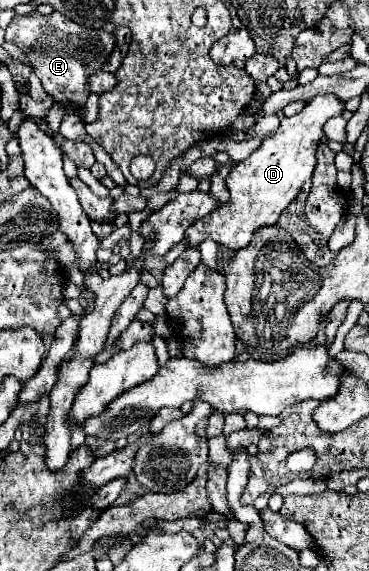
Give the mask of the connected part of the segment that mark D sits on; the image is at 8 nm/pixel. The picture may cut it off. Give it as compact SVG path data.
M327 94L315 96L299 114L281 120L281 126L271 136L267 136L247 160L231 168L225 180L227 190L231 194L229 204L193 222L185 230L183 242L191 248L199 248L203 240L211 238L229 250L241 250L251 242L253 234L259 228L273 226L315 170L315 150L323 136L323 124L333 116L341 116L343 110L345 102L341 102L333 94Z

